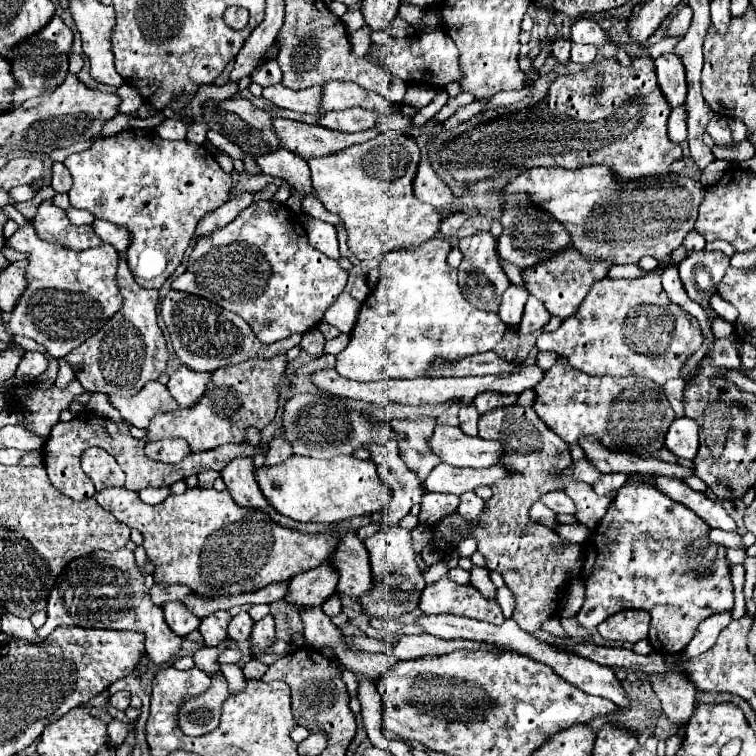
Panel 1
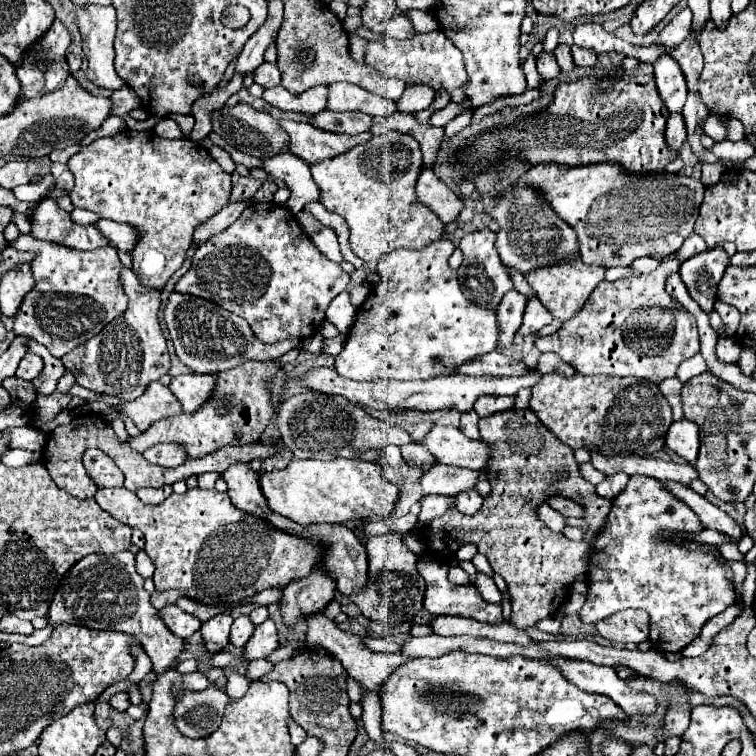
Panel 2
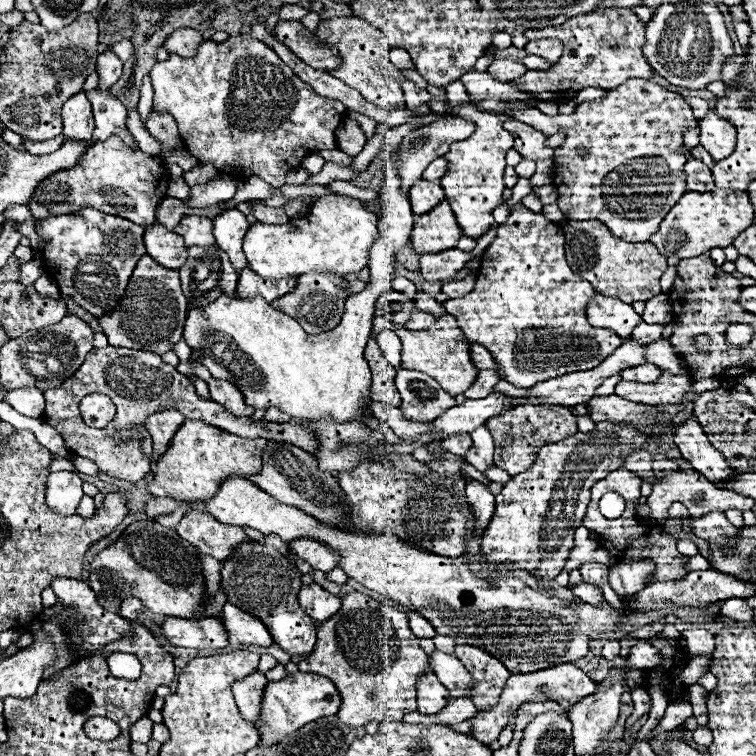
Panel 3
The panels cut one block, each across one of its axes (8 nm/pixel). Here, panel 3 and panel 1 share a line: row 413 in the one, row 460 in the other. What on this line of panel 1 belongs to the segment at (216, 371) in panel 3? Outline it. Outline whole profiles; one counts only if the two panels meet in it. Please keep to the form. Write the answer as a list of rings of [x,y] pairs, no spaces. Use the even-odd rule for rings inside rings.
[[[292,454],[284,464],[254,468],[256,482],[270,502],[270,506],[298,522],[342,522],[352,516],[372,514],[382,520],[390,492],[378,476],[378,468],[372,460],[358,460],[354,456],[334,456],[318,460],[310,456]]]

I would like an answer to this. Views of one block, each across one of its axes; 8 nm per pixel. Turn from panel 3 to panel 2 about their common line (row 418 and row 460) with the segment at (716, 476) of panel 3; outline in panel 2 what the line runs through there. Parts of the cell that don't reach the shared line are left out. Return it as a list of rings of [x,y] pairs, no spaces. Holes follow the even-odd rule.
[[[690,420],[674,422],[666,434],[666,446],[674,450],[678,456],[682,456],[688,462],[694,462],[698,456],[698,426]]]

